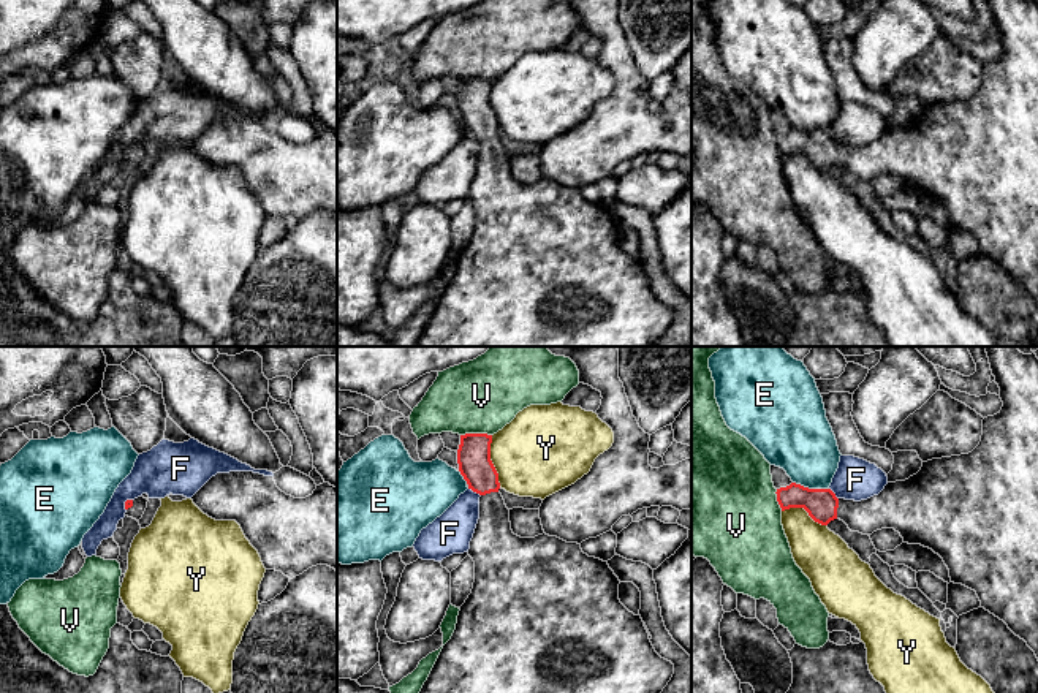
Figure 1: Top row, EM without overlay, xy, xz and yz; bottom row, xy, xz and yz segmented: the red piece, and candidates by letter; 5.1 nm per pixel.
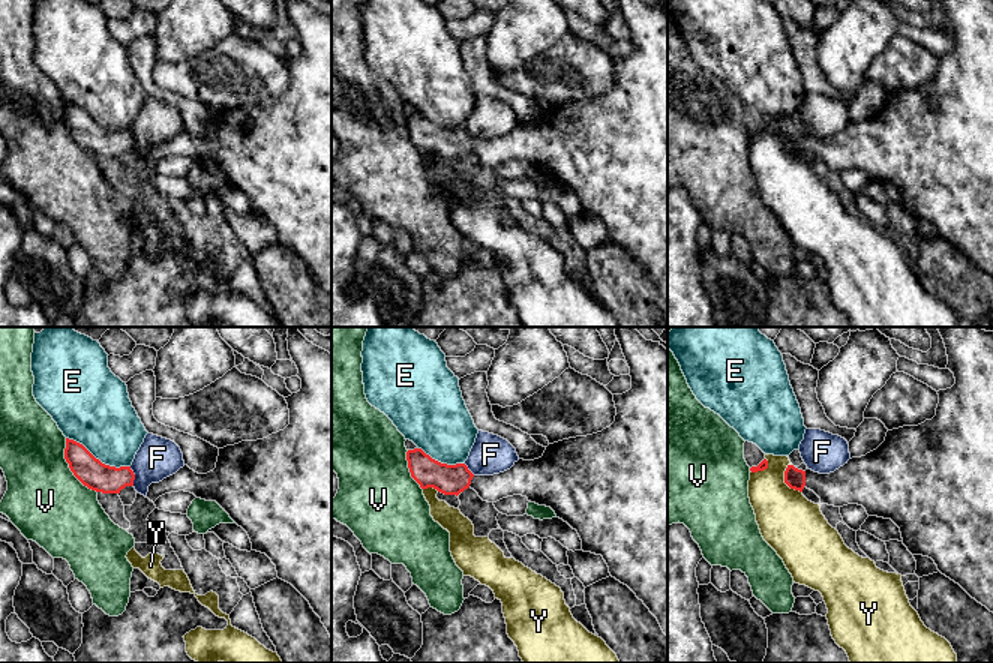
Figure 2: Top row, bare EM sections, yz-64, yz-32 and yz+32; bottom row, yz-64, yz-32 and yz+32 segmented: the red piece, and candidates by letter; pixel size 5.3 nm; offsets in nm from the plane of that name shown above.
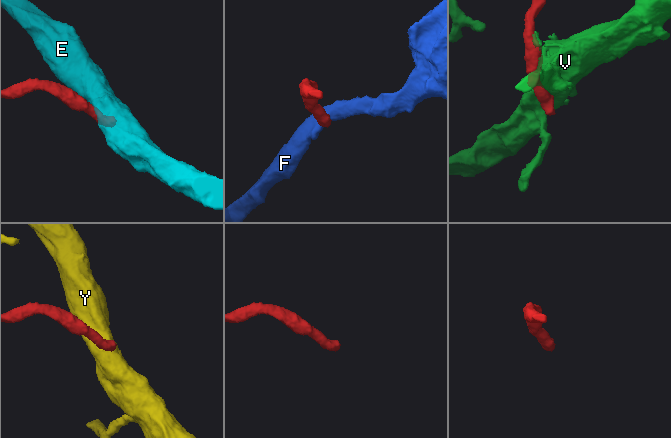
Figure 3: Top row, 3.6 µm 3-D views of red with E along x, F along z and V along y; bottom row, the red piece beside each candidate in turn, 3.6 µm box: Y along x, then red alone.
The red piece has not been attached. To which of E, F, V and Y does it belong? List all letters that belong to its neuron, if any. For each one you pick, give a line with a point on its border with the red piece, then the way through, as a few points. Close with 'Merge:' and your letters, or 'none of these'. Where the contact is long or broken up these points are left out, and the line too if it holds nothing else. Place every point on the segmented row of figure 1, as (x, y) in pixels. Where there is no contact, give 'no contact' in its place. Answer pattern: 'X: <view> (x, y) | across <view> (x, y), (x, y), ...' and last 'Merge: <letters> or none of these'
Merge: none of these

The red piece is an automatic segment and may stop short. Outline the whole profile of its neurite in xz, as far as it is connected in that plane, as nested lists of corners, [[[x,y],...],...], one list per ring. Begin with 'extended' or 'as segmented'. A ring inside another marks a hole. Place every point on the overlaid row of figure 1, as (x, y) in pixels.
extended | [[[465,434],[460,435],[457,449],[459,471],[468,484],[468,489],[479,494],[479,519],[470,541],[468,555],[475,562],[475,582],[472,593],[459,608],[456,630],[451,639],[443,646],[427,680],[419,693],[661,693],[674,674],[674,665],[661,658],[644,627],[641,615],[630,612],[619,600],[619,578],[609,568],[608,562],[589,557],[582,552],[581,544],[566,543],[557,536],[546,533],[535,538],[521,538],[513,533],[510,522],[510,509],[498,492],[498,473],[491,460],[492,435]]]

